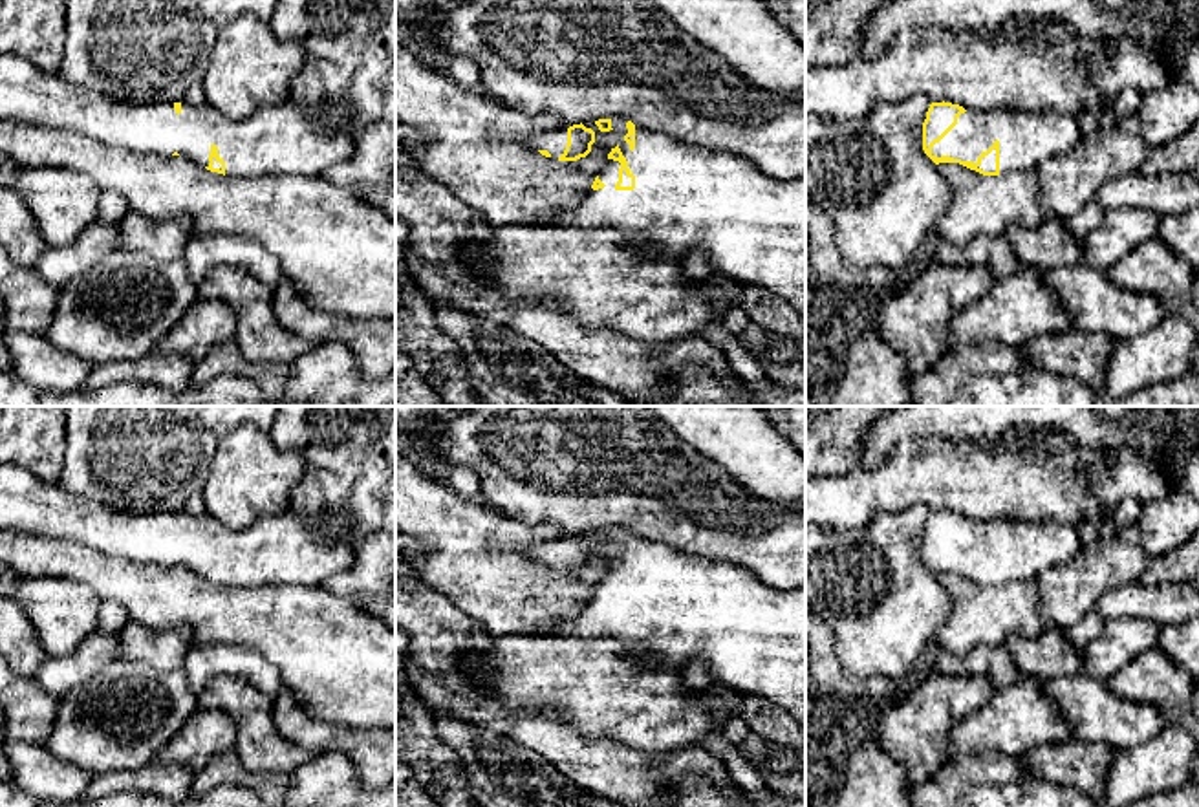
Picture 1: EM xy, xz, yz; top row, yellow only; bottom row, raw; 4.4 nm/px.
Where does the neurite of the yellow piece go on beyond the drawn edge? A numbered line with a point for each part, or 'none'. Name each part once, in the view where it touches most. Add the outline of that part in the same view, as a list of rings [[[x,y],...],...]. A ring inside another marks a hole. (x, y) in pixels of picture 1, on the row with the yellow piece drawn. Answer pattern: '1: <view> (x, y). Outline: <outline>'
1: yz (1026, 138). Outline: [[[1016,108],[965,112],[932,146],[932,156],[978,163],[999,141],[999,174],[1034,170],[1043,159],[1067,154],[1082,137],[1076,115],[1062,110]]]

